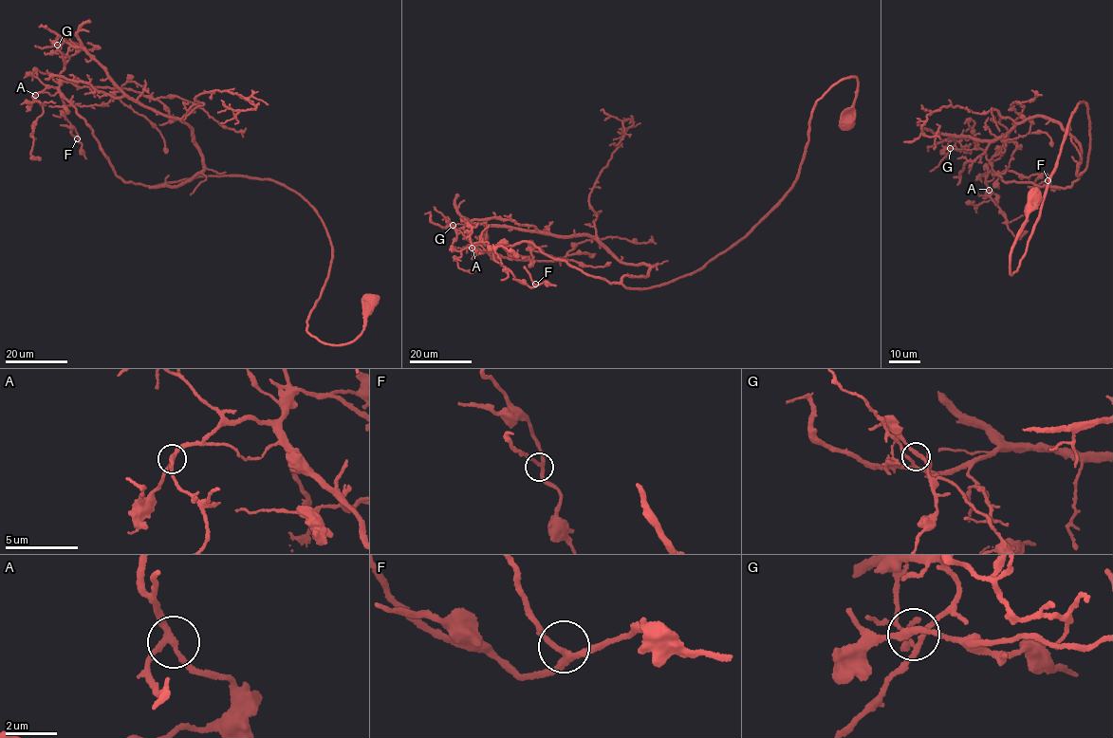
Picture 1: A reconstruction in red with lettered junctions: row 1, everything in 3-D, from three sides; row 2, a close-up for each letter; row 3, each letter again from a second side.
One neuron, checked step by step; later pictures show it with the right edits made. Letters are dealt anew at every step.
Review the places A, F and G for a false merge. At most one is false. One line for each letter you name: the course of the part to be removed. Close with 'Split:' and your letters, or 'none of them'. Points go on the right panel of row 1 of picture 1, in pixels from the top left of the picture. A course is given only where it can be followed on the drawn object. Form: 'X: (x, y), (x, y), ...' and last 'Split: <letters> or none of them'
Split: none of them

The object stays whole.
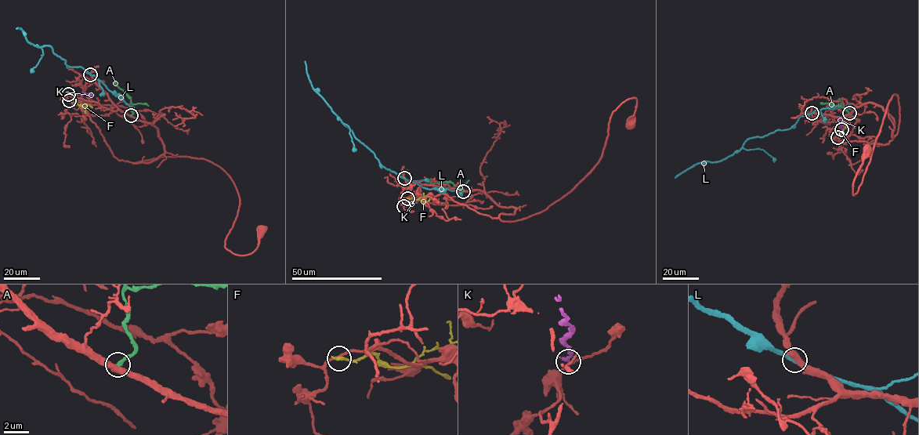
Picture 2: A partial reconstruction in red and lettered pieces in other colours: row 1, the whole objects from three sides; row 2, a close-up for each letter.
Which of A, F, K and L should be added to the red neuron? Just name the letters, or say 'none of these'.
none of these

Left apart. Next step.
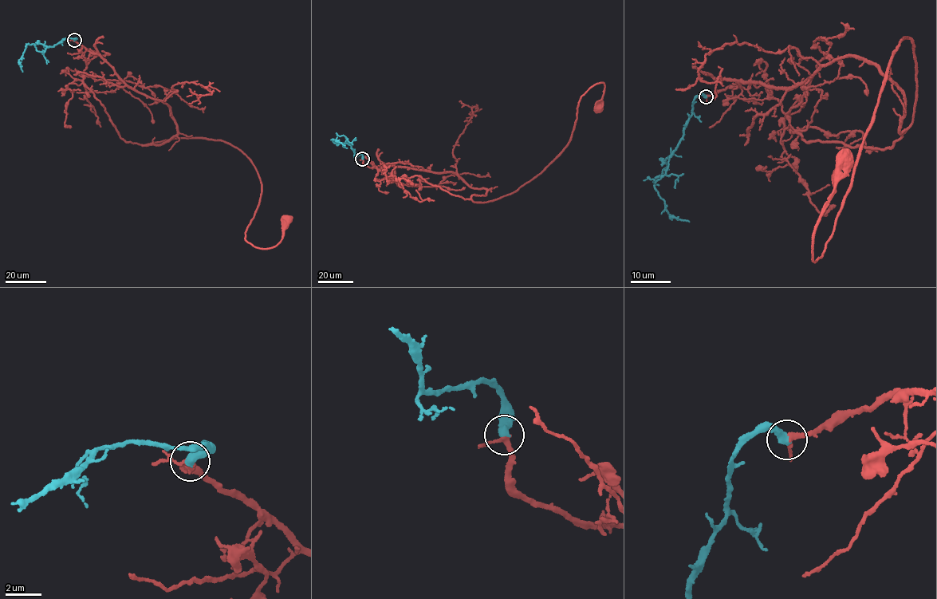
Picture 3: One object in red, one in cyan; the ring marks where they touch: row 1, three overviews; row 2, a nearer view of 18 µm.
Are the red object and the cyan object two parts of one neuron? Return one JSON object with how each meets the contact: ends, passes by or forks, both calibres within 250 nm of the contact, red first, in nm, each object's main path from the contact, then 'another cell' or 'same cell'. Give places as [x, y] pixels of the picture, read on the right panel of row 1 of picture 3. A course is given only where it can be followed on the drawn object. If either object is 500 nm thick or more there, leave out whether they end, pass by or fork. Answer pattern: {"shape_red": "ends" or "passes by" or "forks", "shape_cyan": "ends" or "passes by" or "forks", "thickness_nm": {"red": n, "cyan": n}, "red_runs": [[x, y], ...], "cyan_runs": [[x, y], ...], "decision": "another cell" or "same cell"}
{"shape_red": "passes by", "shape_cyan": "ends", "thickness_nm": {"red": 260, "cyan": 480}, "red_runs": [[706, 96], [737, 84], [781, 102], [805, 140], [883, 150], [912, 122], [908, 37], [814, 262], [848, 163]], "cyan_runs": [[706, 96], [700, 93], [692, 101], [683, 137], [654, 179], [668, 214], [689, 222]], "decision": "same cell"}

